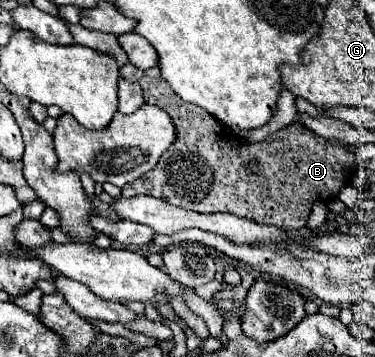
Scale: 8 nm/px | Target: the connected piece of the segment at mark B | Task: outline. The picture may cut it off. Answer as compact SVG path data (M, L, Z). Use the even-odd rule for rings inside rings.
M126 63L120 75L126 81L138 83L144 91L144 101L164 109L176 123L178 133L174 145L160 157L152 171L122 187L122 197L152 195L196 213L224 211L292 231L306 227L312 205L334 199L355 170L356 153L350 147L328 143L300 123L286 125L262 143L248 143L198 105L176 97L158 67L142 71ZM248 163L258 163L254 175L246 173Z

